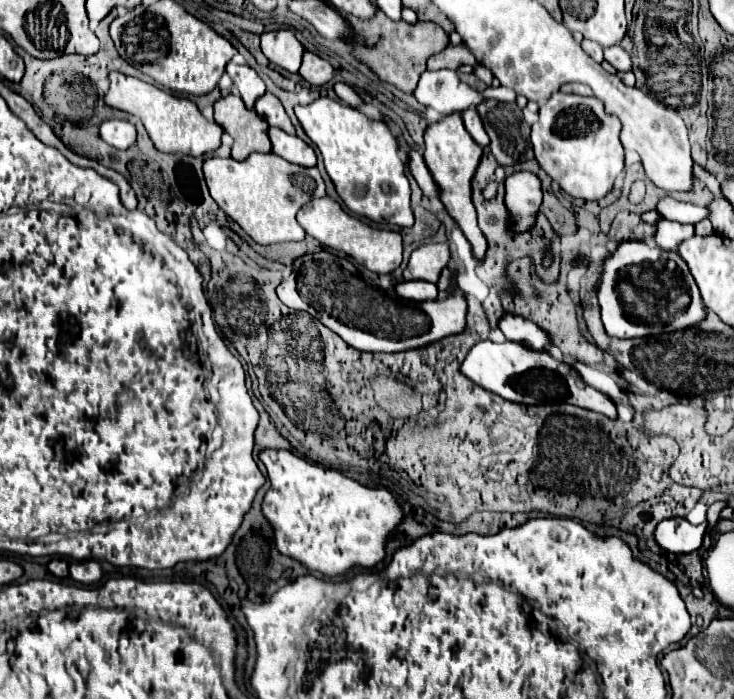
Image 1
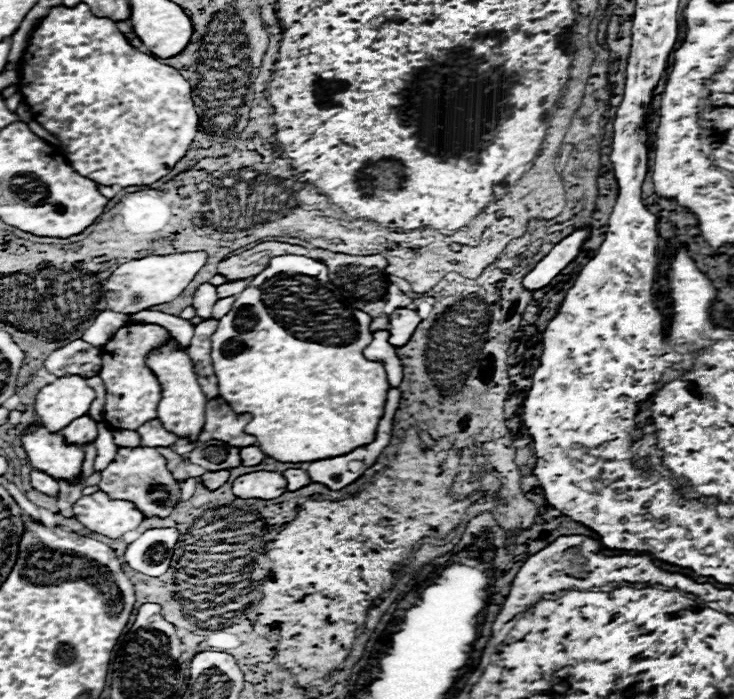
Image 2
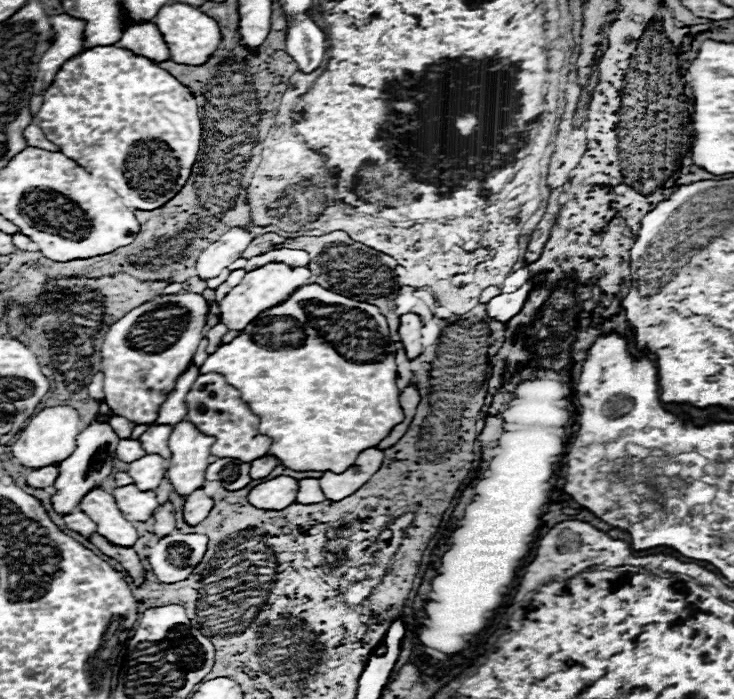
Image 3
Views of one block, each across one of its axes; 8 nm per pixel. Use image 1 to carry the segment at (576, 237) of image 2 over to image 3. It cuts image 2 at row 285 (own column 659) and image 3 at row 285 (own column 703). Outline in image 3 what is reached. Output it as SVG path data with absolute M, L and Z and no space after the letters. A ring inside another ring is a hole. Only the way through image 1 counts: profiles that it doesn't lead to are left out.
M528 280L520 290L516 292L508 292L508 294L498 294L494 296L488 304L486 304L486 310L488 310L488 316L492 316L494 320L500 320L500 322L508 322L512 316L516 316L524 302L528 300L530 292L536 288L536 282Z

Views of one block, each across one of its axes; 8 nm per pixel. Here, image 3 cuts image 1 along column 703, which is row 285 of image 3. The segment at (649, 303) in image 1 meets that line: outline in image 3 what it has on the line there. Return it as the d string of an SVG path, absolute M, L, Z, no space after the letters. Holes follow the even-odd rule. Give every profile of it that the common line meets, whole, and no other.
M304 284L288 300L284 300L284 304L278 304L276 308L268 308L268 312L260 312L260 316L256 316L256 320L252 320L252 324L248 324L248 328L240 330L240 334L232 342L222 344L214 354L210 354L206 358L206 362L200 366L200 372L222 374L226 378L226 382L232 384L242 394L242 400L252 408L252 412L256 412L256 416L260 416L260 432L272 436L270 452L272 452L272 456L276 456L280 460L282 466L296 470L296 472L306 472L306 470L344 472L354 464L356 456L360 452L364 452L364 448L376 446L404 418L400 402L398 402L400 390L396 388L396 374L398 372L396 372L394 356L396 356L396 352L392 352L388 322L380 314L378 306L344 298L332 290L318 286L318 284Z

